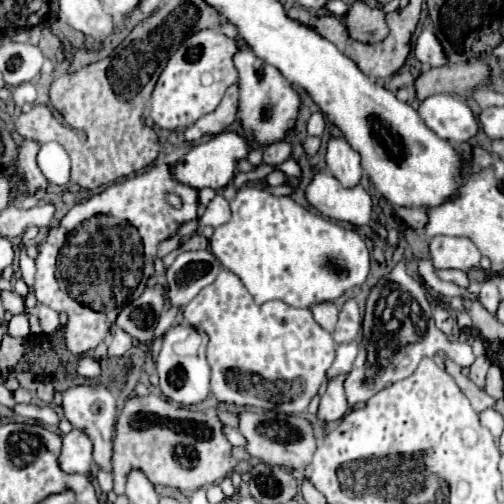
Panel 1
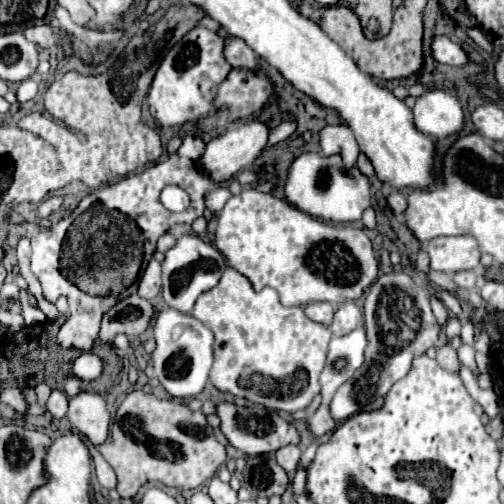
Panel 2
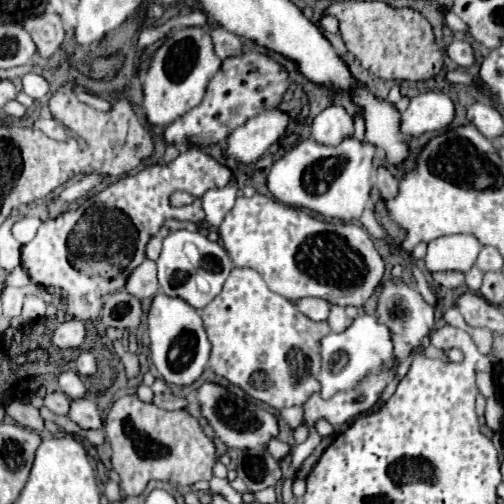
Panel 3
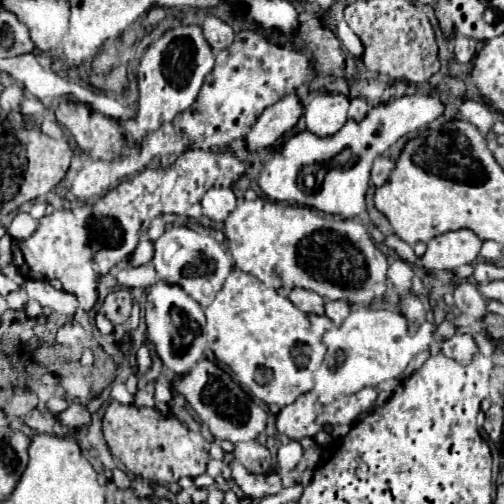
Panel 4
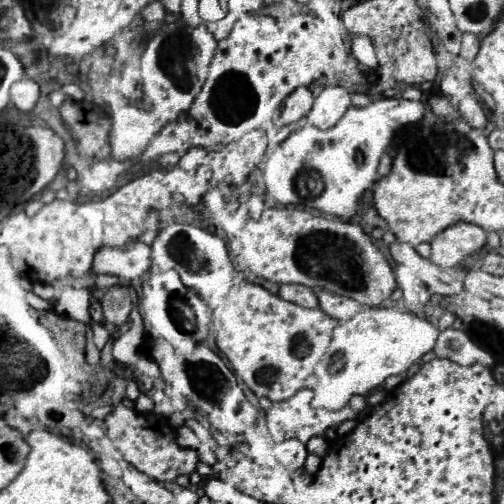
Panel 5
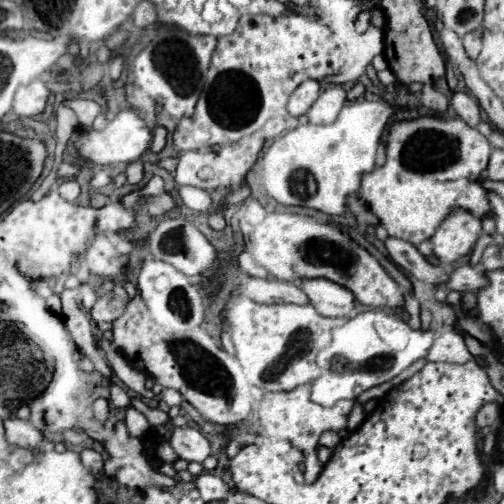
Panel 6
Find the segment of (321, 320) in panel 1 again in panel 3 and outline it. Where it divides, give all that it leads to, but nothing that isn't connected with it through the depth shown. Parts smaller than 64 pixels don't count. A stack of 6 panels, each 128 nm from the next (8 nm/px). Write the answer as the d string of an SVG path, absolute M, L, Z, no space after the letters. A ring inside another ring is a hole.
M300 298L296 300L296 308L310 320L326 320L330 312L330 304L322 298Z

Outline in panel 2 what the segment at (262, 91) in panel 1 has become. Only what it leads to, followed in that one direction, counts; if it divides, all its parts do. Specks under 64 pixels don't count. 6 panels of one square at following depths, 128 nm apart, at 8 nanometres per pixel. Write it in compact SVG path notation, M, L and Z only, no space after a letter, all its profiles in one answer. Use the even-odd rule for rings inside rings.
M228 38L224 44L224 58L230 62L234 68L248 68L248 70L258 70L256 66L256 52L240 38Z

